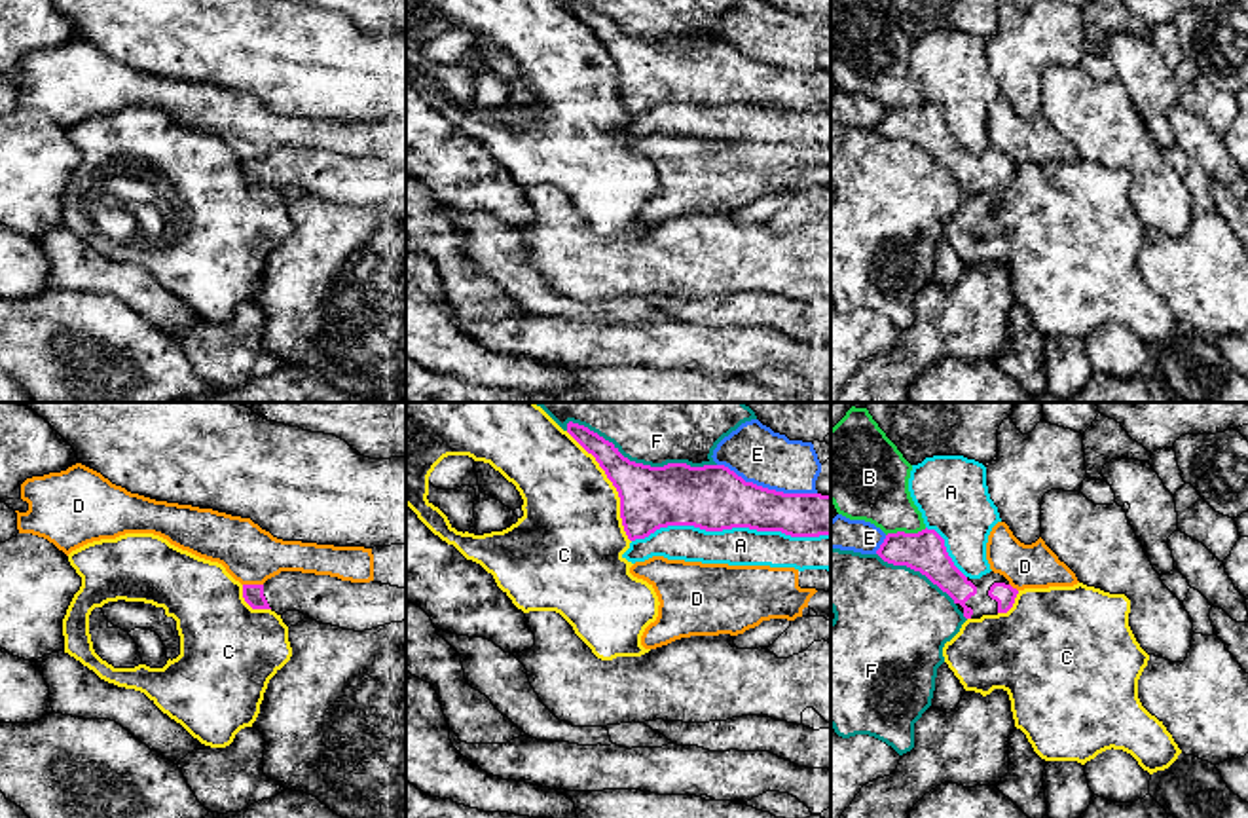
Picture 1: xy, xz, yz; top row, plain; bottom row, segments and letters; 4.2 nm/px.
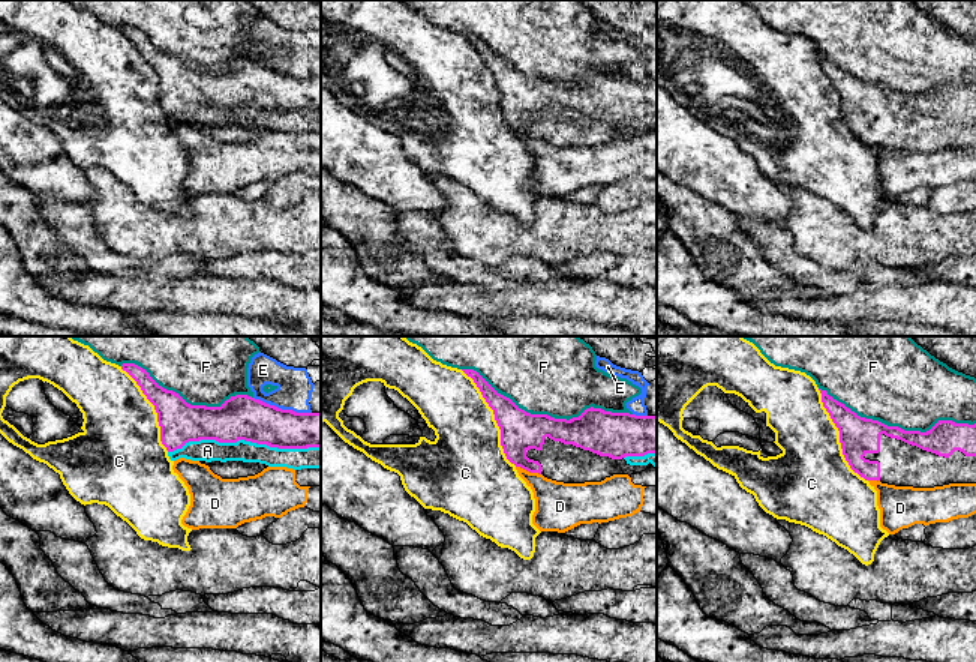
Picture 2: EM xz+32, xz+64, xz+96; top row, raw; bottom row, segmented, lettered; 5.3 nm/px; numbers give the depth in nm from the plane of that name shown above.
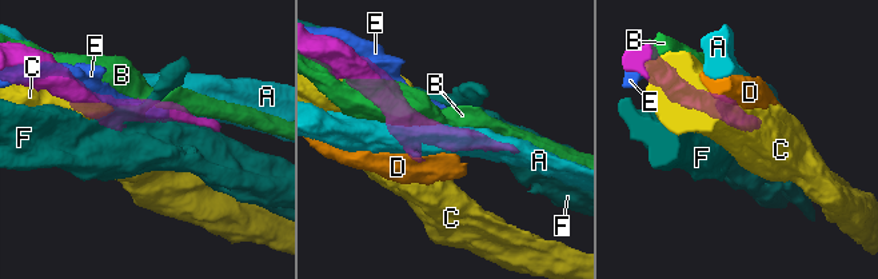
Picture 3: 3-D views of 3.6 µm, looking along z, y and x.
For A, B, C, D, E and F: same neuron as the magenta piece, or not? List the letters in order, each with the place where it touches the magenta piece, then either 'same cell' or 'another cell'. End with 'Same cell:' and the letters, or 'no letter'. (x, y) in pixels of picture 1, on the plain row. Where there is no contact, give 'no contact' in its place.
A: xz (731, 103) | another cell
B: yz (903, 107) | another cell
C: xz (613, 59) | another cell
D: xy (253, 160) | another cell
E: xz (767, 63) | another cell
F: xz (649, 40) | another cell
Same cell: no letter

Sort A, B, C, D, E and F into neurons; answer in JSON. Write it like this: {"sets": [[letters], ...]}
{"sets": [["A"], ["B"], ["C"], ["D"], ["E"], ["F"]]}

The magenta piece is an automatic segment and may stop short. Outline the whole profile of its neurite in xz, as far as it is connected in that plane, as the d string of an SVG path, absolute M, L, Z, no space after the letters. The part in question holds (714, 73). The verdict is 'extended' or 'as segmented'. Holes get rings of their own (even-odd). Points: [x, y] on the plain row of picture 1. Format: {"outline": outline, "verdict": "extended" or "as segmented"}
{"outline": "M567 0L567 8L596 32L616 63L630 116L668 101L706 106L749 102L791 112L831 110L831 70L768 65L745 57L725 40L651 42L630 36L613 17L584 0Z", "verdict": "as segmented"}

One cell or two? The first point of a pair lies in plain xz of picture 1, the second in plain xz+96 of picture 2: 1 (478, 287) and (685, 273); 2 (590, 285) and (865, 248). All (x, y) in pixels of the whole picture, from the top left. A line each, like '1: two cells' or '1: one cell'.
1: two cells
2: one cell

